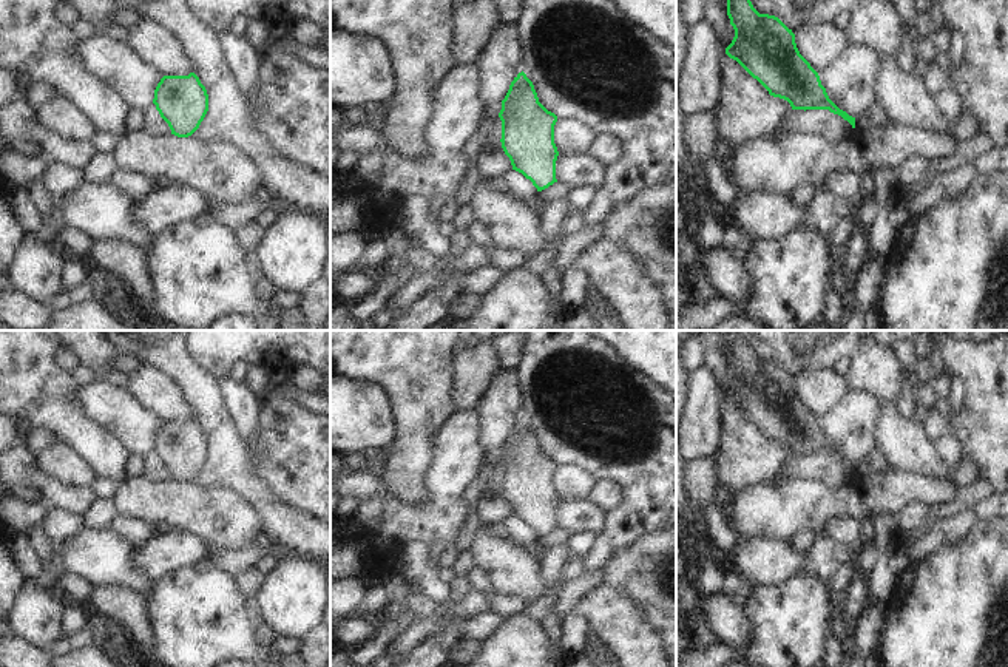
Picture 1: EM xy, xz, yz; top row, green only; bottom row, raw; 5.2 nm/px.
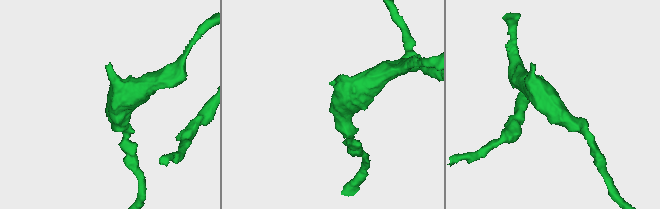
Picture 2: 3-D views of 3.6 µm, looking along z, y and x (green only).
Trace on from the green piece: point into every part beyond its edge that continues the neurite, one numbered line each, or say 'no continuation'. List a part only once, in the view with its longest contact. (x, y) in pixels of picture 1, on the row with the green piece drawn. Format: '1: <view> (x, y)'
no continuation

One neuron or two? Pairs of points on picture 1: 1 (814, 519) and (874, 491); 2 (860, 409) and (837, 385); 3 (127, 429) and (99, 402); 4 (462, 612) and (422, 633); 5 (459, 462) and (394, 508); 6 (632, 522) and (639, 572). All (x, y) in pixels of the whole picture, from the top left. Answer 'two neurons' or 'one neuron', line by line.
1: one neuron
2: two neurons
3: one neuron
4: one neuron
5: one neuron
6: two neurons

